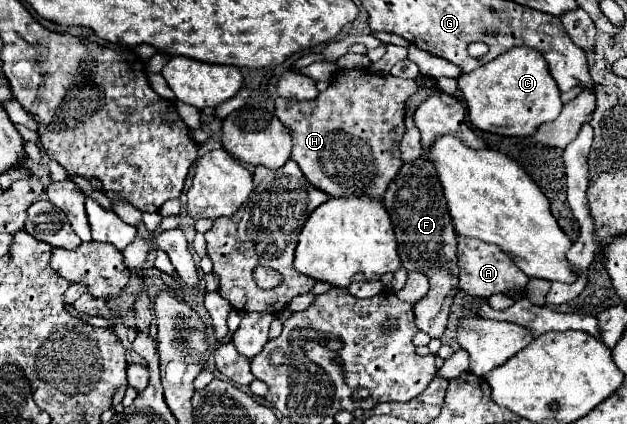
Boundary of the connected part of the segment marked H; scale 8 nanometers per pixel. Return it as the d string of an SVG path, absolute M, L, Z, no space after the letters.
M344 70L338 74L338 84L330 84L328 90L318 94L316 100L292 100L276 98L276 116L288 128L294 140L292 160L298 162L300 170L308 182L328 196L348 196L348 194L370 194L382 198L388 184L402 166L400 160L400 140L404 136L404 104L416 92L414 80L396 78L392 74L380 76L368 70Z

